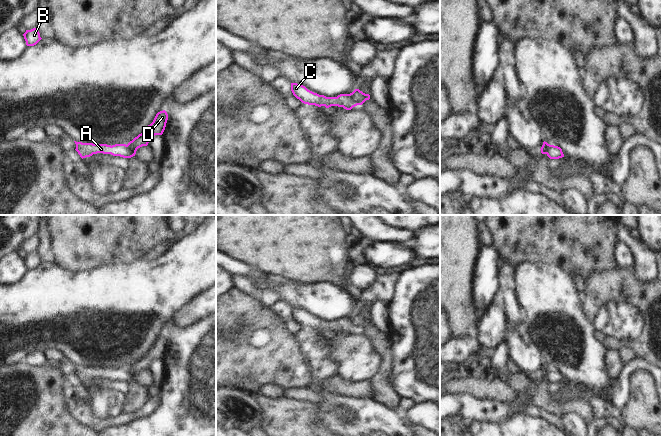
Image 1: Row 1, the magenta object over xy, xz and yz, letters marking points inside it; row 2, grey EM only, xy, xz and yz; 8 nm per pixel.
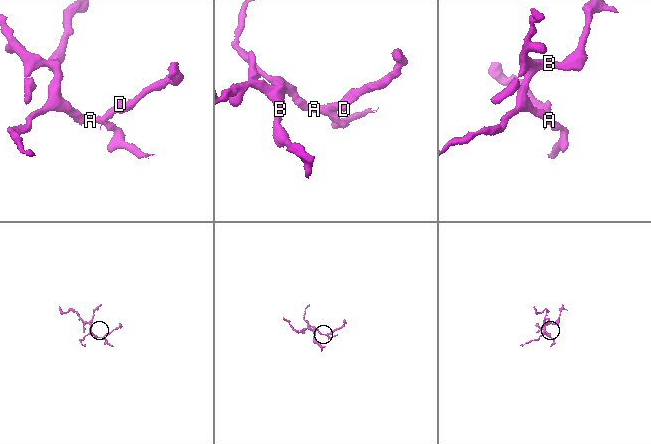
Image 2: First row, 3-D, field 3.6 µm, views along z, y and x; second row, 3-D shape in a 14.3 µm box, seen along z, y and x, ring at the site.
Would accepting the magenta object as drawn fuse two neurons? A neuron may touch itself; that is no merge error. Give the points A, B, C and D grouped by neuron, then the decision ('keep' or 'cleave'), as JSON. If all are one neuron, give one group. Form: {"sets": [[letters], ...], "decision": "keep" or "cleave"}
{"sets": [["A", "B", "C"], ["D"]], "decision": "cleave"}

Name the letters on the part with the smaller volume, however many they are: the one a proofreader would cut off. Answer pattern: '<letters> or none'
D

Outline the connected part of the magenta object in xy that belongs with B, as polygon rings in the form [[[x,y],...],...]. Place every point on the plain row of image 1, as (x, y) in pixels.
[[[37,252],[26,254],[23,260],[27,270],[34,270],[42,263]]]

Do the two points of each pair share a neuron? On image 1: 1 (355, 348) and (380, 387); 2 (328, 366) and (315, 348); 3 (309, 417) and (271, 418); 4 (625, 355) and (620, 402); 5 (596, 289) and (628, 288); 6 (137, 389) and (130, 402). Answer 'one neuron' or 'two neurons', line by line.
1: two neurons
2: one neuron
3: one neuron
4: two neurons
5: one neuron
6: one neuron

